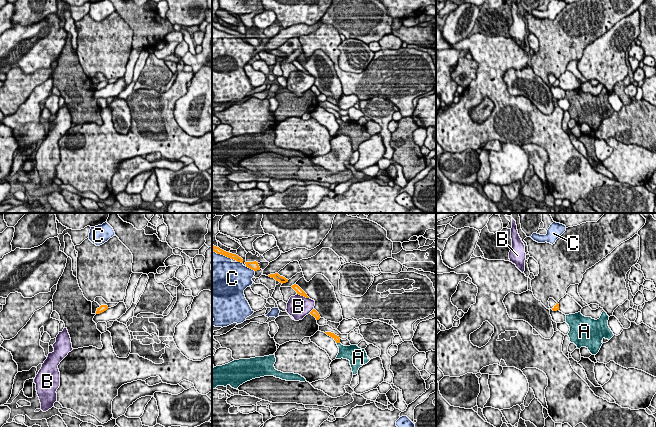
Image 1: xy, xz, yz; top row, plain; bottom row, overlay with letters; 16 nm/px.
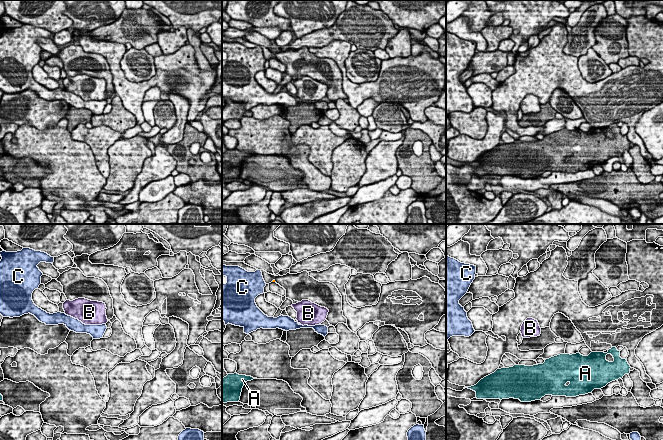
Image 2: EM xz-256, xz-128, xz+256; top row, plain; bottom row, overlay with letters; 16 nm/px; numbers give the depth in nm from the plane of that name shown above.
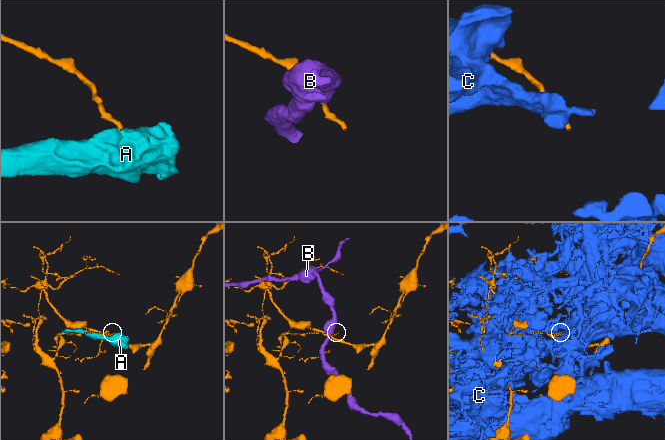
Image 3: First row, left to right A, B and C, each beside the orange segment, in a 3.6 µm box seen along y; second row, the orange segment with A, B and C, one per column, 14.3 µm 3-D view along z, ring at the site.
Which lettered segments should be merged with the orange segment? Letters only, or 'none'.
none

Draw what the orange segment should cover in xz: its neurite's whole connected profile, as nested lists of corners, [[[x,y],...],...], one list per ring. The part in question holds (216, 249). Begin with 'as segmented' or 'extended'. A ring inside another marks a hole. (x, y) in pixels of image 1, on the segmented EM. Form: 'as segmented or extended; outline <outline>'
as segmented; outline [[[212,244],[212,250],[214,252],[216,252],[217,254],[224,255],[224,256],[226,256],[228,258],[236,260],[237,262],[243,263],[243,259],[241,257],[239,257],[238,255],[226,252],[224,250],[220,249],[219,247],[214,246],[213,244]]]

